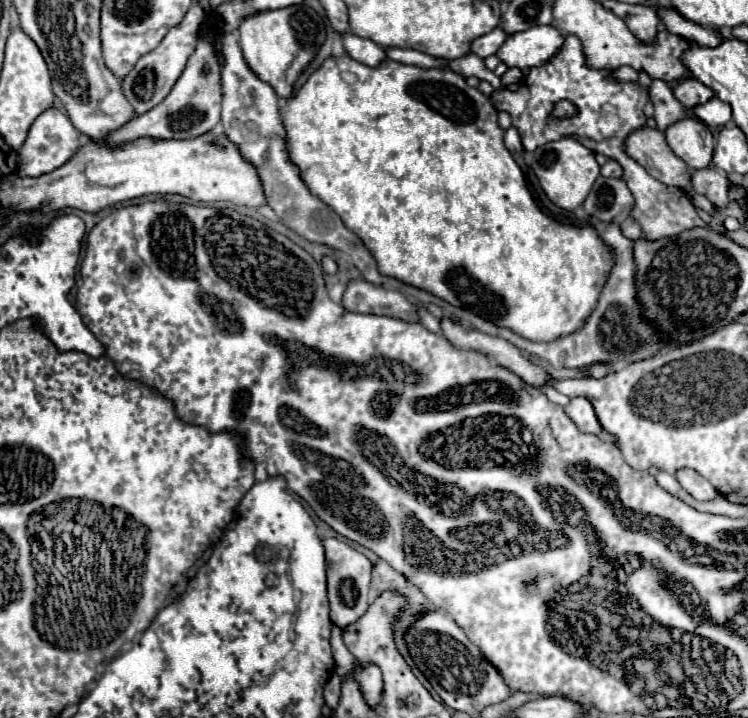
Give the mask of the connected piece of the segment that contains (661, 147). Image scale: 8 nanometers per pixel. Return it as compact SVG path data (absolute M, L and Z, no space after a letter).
M642 128L642 132L630 134L626 140L626 152L658 182L676 186L684 192L692 190L692 170L672 152L662 132Z

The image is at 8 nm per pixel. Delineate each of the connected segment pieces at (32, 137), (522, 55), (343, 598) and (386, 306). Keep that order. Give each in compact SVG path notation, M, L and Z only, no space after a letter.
M48 108L34 120L26 142L18 150L18 158L20 158L18 174L20 176L42 176L42 174L52 172L54 168L62 166L74 156L74 152L80 148L78 138L80 138L80 132L74 128L70 118L56 108Z
M534 26L526 32L508 36L508 40L498 48L496 56L508 68L534 68L550 60L562 46L564 36L554 26Z
M326 538L324 550L326 550L326 572L328 572L328 600L330 600L330 618L336 626L344 628L352 622L356 622L368 608L368 588L372 580L372 562L350 548L346 542L340 542L336 538Z
M362 278L348 282L342 304L350 312L392 316L392 318L400 318L404 322L420 320L418 306L414 302L410 302L404 294L386 290L386 288L378 288L374 284L366 284L366 280L362 280Z

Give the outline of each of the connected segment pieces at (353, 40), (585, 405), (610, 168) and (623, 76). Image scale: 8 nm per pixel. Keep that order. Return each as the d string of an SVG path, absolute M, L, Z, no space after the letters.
M350 32L340 34L340 38L342 38L342 44L344 44L346 54L352 56L354 60L366 64L366 66L378 66L378 64L386 58L384 50L382 50L378 44L374 44L372 40L354 36L354 34L350 34Z
M572 398L566 406L564 406L564 412L570 416L570 420L582 430L582 432L592 432L596 436L600 436L602 440L606 442L614 442L614 438L606 432L602 432L596 416L594 416L594 408L588 400L584 398Z
M608 160L602 168L600 168L600 174L606 176L606 178L620 178L622 176L622 168L616 160Z
M622 66L614 74L610 74L610 78L614 82L638 82L638 72L632 70L630 66Z

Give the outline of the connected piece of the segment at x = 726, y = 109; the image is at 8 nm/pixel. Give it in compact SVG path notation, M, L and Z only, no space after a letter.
M718 98L708 100L706 104L694 108L694 114L706 126L724 126L724 124L730 124L730 120L732 120L732 108L730 108L730 104L718 100Z

